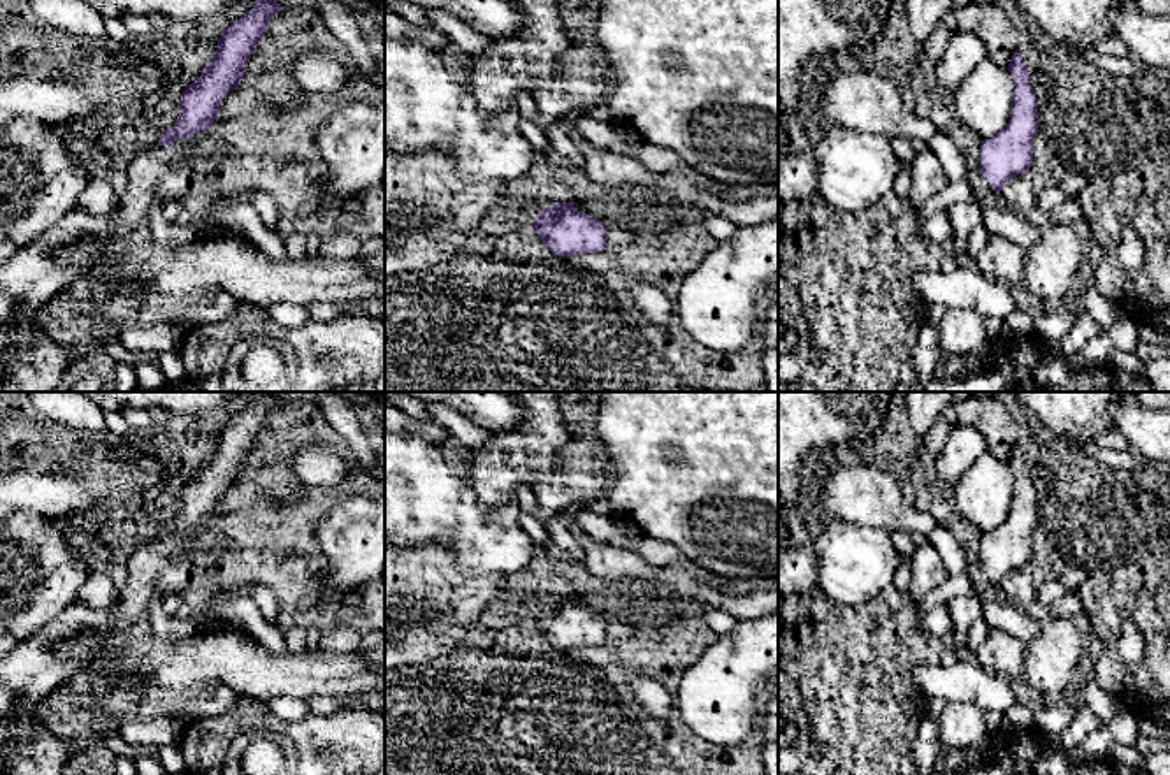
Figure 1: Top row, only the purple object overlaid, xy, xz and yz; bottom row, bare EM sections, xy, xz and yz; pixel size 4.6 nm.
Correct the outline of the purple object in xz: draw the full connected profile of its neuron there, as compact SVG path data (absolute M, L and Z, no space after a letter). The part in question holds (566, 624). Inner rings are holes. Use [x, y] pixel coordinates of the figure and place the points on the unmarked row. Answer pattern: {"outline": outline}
{"outline": "M552 596L543 603L531 622L553 648L599 647L606 638L606 617L590 612L573 596Z"}

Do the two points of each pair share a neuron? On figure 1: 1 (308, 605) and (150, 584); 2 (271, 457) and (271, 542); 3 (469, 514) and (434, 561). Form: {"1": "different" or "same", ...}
{"1": "same", "2": "same", "3": "different"}

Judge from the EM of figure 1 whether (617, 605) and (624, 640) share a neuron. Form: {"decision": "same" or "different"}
{"decision": "different"}

